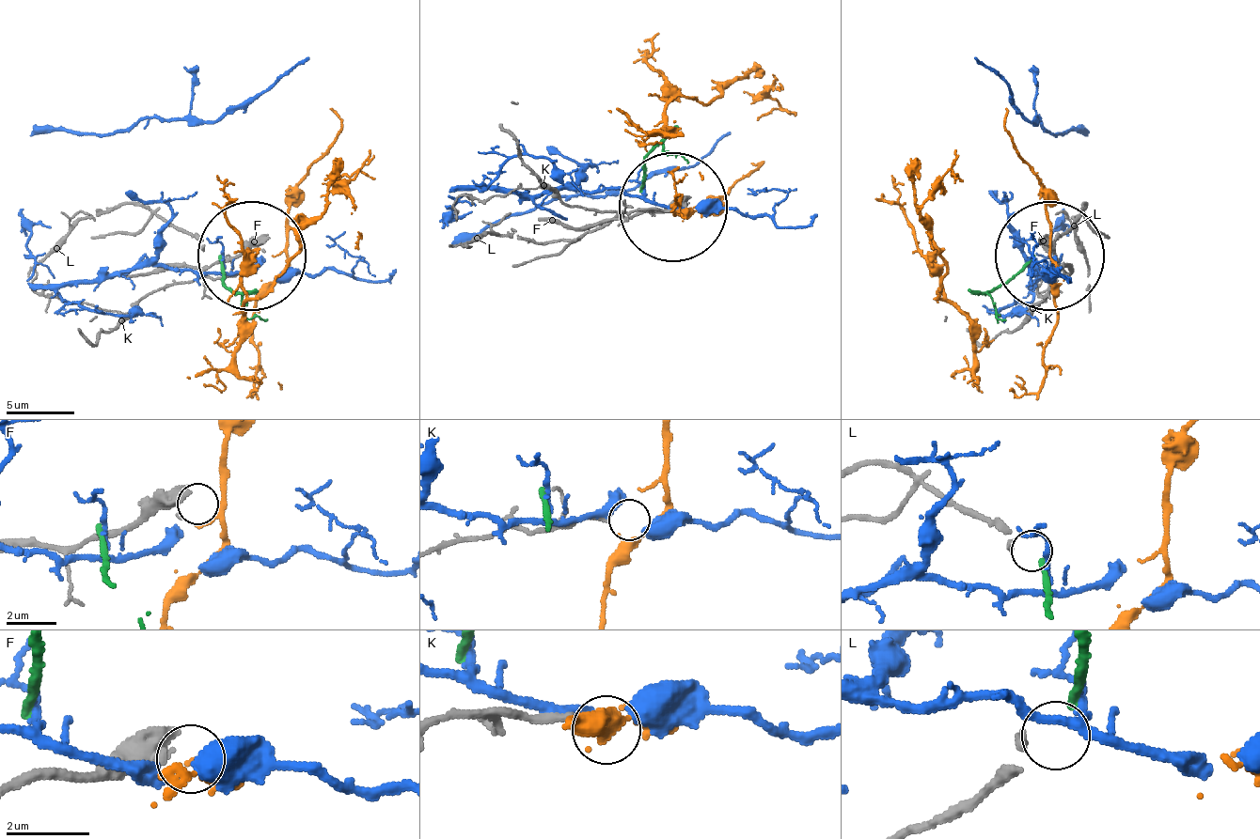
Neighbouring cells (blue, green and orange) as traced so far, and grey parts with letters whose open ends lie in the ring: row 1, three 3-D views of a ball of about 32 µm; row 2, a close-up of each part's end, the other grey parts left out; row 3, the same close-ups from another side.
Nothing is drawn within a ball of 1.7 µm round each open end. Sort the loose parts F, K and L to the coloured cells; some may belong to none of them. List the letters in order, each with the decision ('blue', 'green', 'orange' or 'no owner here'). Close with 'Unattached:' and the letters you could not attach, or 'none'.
F: no owner here
K: no owner here
L: green
Unattached: F, K

